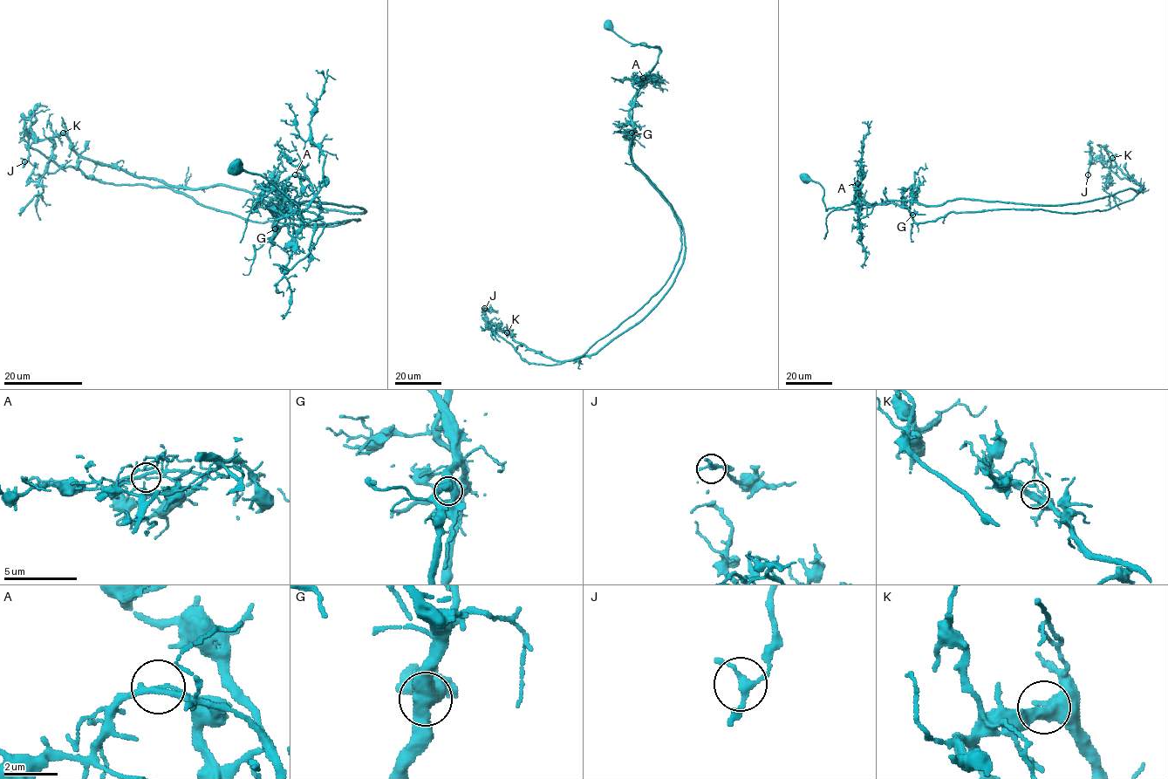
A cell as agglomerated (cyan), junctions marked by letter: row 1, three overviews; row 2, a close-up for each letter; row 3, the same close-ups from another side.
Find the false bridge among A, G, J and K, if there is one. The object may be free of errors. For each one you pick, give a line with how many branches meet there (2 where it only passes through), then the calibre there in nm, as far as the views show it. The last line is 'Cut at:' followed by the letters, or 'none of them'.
A: Branches: 2. Thickness 200 nm
Cut at: A

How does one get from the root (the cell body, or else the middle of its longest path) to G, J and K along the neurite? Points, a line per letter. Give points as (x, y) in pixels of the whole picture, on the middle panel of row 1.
G: (607, 25), (630, 43), (644, 43), (659, 50), (657, 63), (646, 77), (630, 110), (631, 133)
J: (607, 25), (659, 50), (631, 160), (682, 265), (559, 364), (525, 361), (484, 308)
K: (607, 25), (659, 50), (632, 100), (631, 160), (680, 222), (685, 259), (590, 355), (554, 360), (507, 332)

